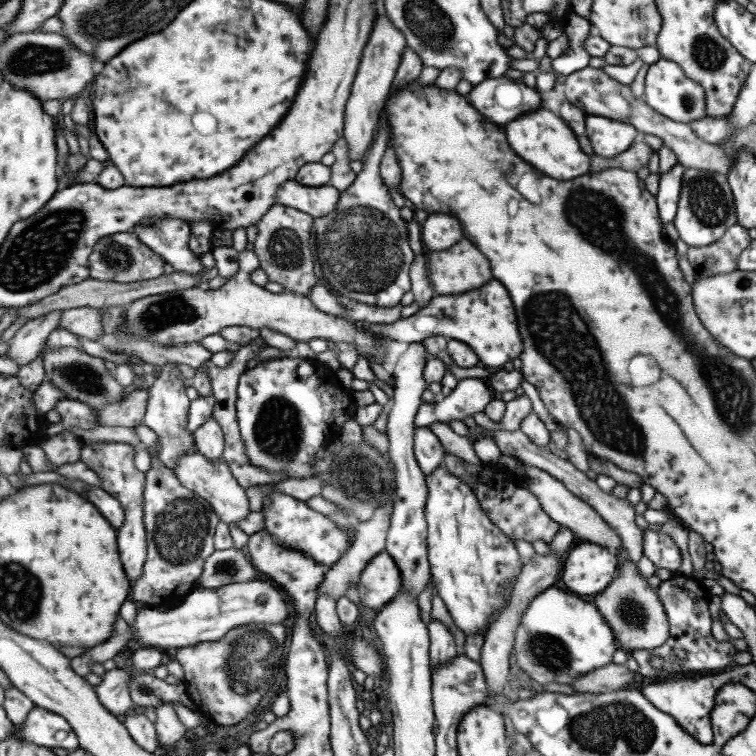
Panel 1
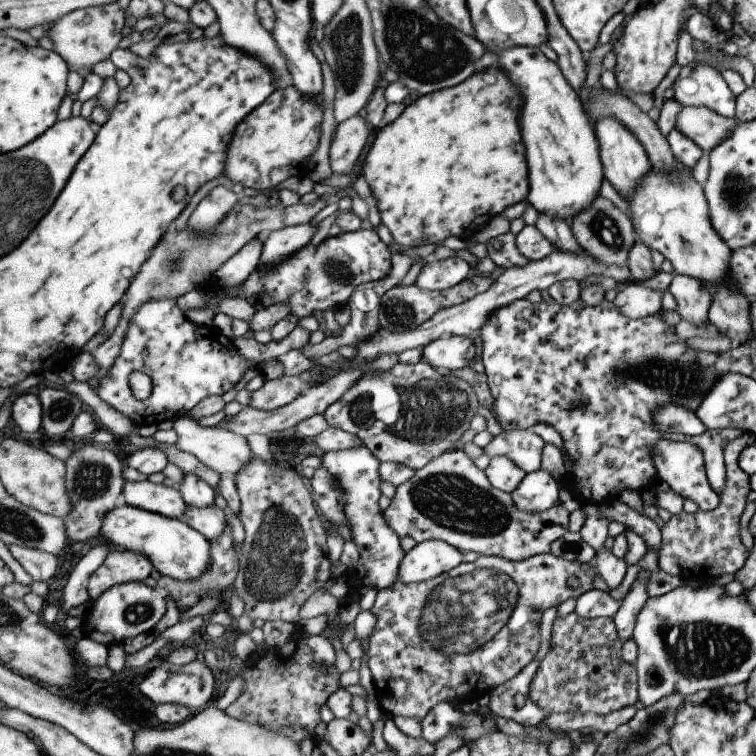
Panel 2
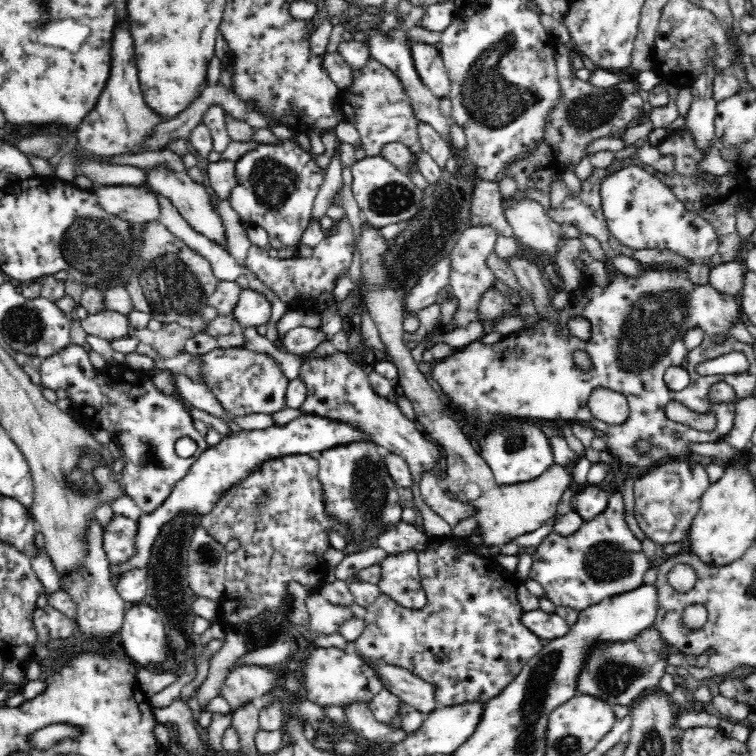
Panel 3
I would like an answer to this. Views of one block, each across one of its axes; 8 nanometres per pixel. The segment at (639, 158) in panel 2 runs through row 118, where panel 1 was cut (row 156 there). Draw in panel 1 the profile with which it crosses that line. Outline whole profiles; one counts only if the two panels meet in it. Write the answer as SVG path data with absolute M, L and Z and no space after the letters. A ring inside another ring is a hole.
M593 114L585 118L585 136L591 142L595 156L603 160L613 160L619 156L619 152L631 148L635 134L637 128L619 120L609 120L605 116Z

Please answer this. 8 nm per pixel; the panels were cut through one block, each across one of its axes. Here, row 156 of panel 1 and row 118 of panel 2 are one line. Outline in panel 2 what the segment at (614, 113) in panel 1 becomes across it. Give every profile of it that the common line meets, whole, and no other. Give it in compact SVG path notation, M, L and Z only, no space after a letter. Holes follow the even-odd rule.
M681 108L675 116L675 130L689 138L697 148L709 152L735 128L735 118L723 118L705 108Z

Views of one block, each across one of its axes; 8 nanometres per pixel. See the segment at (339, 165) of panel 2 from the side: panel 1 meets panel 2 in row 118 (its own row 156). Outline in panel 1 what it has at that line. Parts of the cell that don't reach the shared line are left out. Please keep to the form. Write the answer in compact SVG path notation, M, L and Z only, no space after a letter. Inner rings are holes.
M381 12L375 20L371 38L367 40L367 46L363 48L363 58L355 76L355 84L351 88L351 98L347 100L345 108L345 126L343 126L343 140L347 142L347 156L351 162L361 162L365 158L363 152L367 152L371 138L375 136L375 130L379 126L379 114L383 110L383 104L387 96L391 94L391 82L397 74L403 50L405 50L405 38L403 34L387 20L387 14Z

